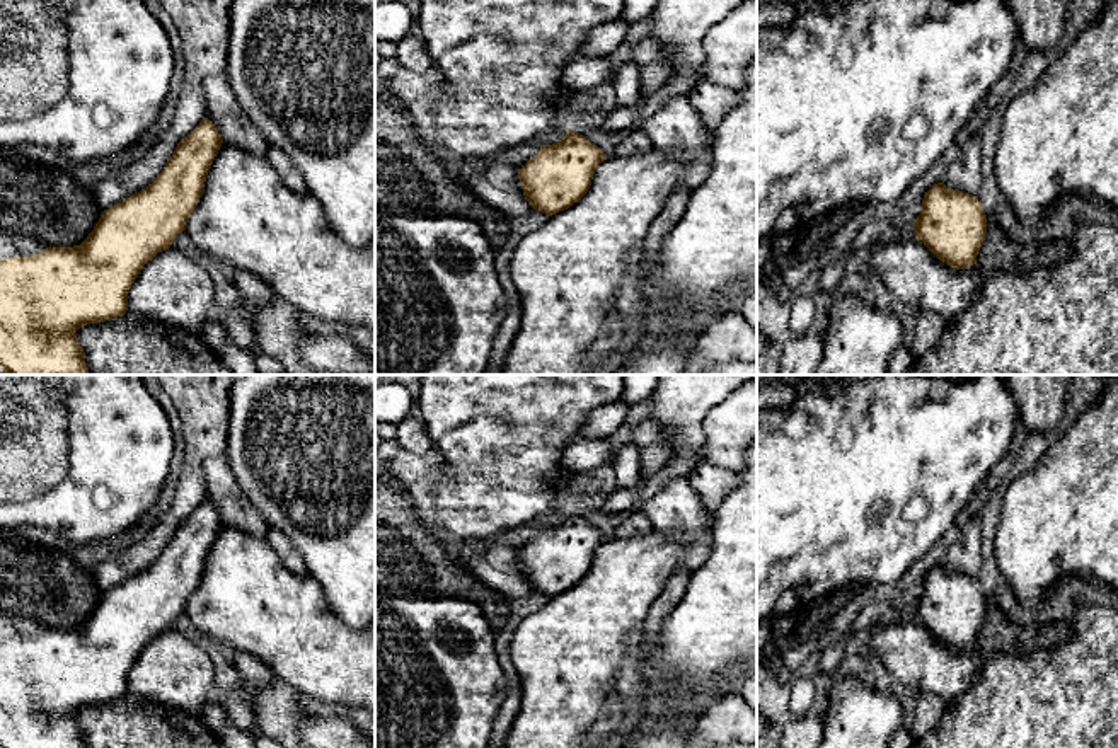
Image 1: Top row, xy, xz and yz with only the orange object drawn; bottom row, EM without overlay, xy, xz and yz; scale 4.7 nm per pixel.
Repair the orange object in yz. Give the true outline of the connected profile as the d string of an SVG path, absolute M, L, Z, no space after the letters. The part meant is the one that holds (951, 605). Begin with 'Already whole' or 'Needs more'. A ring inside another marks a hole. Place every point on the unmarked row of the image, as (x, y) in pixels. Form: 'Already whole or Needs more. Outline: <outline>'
Already whole. Outline: M934 566L913 603L915 620L942 644L956 651L977 646L987 615L987 596L977 578Z

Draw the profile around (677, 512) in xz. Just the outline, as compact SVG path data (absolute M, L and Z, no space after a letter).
M687 477L668 482L653 498L641 501L639 509L653 532L680 542L692 540L706 525L702 499Z

